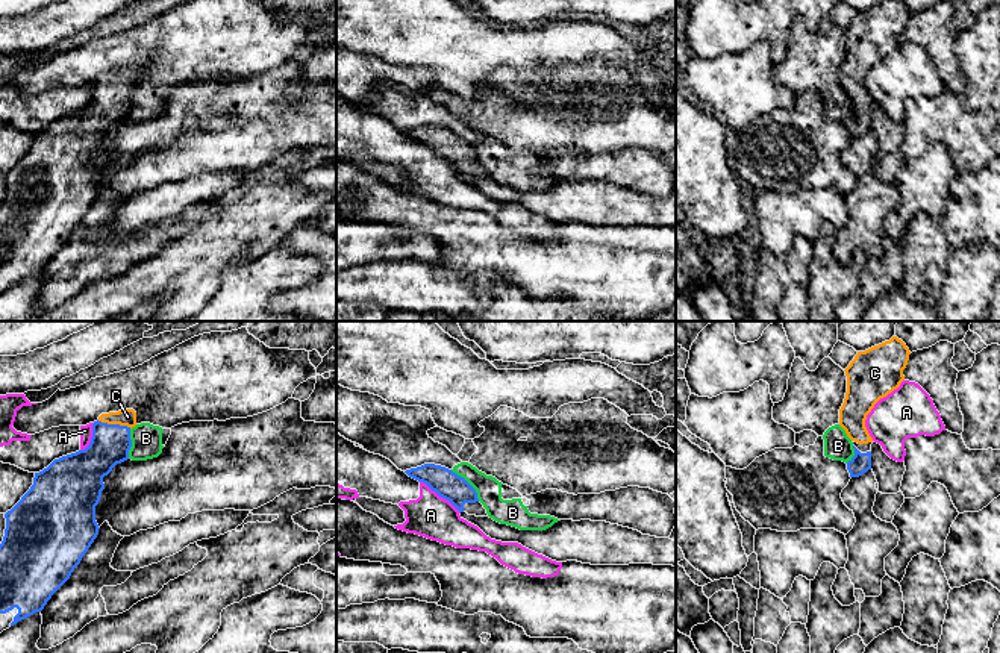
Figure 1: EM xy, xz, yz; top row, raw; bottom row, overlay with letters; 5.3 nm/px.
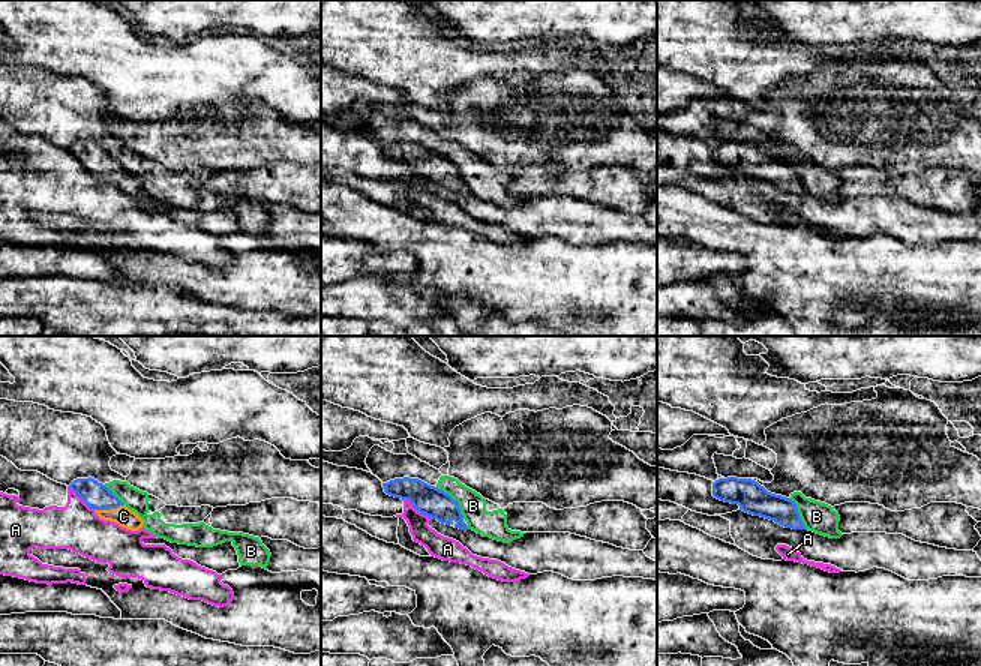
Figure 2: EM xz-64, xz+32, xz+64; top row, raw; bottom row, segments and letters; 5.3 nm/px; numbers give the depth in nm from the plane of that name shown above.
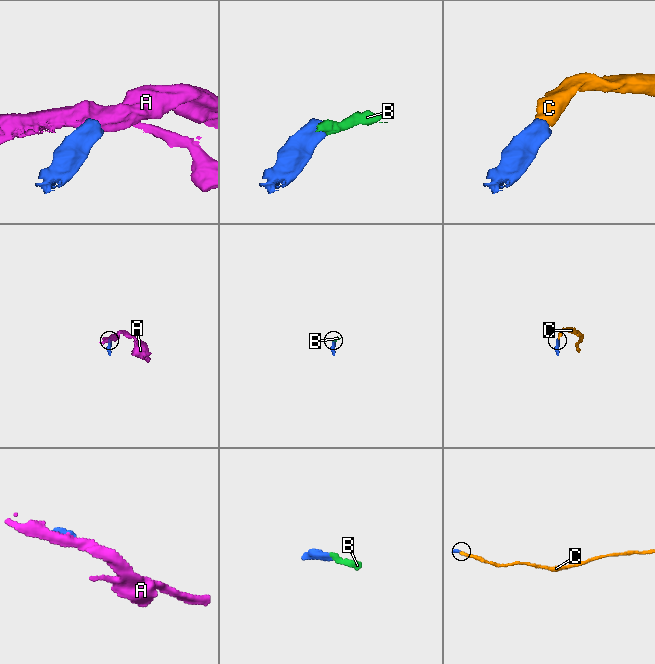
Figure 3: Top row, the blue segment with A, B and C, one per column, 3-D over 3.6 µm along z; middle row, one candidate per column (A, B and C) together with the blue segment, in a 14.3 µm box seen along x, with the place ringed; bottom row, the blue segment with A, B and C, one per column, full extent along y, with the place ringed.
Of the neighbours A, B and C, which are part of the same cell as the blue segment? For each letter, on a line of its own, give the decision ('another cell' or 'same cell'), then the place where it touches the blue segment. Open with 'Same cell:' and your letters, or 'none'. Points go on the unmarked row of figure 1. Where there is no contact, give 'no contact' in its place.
Same cell: C
A: another cell; contact xz (440, 156)
B: another cell; contact xz (468, 144)
C: same cell; contact xy (114, 85)

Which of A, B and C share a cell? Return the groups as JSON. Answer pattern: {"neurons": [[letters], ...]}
{"neurons": [["A"], ["B"], ["C"]]}

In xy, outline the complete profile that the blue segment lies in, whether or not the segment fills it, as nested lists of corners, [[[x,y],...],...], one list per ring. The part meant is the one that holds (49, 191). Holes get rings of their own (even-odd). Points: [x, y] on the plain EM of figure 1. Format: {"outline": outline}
{"outline": [[[133,70],[102,74],[92,85],[89,106],[55,120],[35,133],[30,150],[5,174],[6,189],[0,205],[0,294],[41,273],[80,224],[98,195],[95,167],[105,150],[103,138],[129,120],[130,89],[135,86]]]}

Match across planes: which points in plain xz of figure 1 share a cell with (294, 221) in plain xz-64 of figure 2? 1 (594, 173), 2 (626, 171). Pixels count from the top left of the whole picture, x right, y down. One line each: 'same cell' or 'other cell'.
1: other cell
2: other cell

